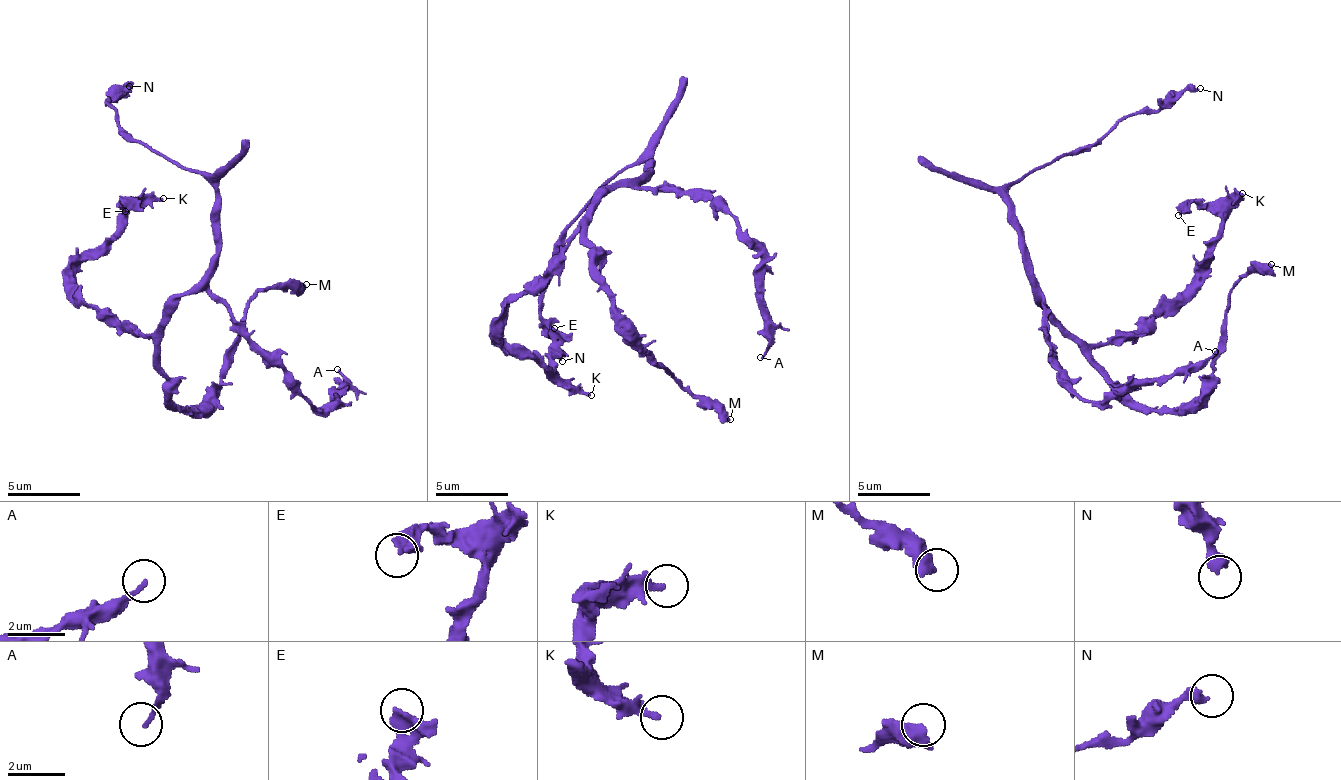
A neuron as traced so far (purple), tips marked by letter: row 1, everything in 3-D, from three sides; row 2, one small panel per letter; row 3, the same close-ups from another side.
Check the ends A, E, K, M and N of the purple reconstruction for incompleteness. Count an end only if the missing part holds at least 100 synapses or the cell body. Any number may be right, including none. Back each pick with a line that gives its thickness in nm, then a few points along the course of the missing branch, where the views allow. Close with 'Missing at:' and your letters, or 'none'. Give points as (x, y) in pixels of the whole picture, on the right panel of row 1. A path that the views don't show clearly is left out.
Missing at: none

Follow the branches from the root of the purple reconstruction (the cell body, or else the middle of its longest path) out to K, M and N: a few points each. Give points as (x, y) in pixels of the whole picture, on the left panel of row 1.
K: (183, 296), (152, 333), (131, 336), (78, 297), (75, 284), (75, 271), (112, 236), (116, 222), (163, 198)
M: (183, 296), (158, 336), (159, 371), (167, 395), (191, 410), (220, 380), (243, 309), (269, 289), (306, 284)
N: (183, 296), (215, 251), (214, 189), (119, 125), (106, 102), (129, 86)

